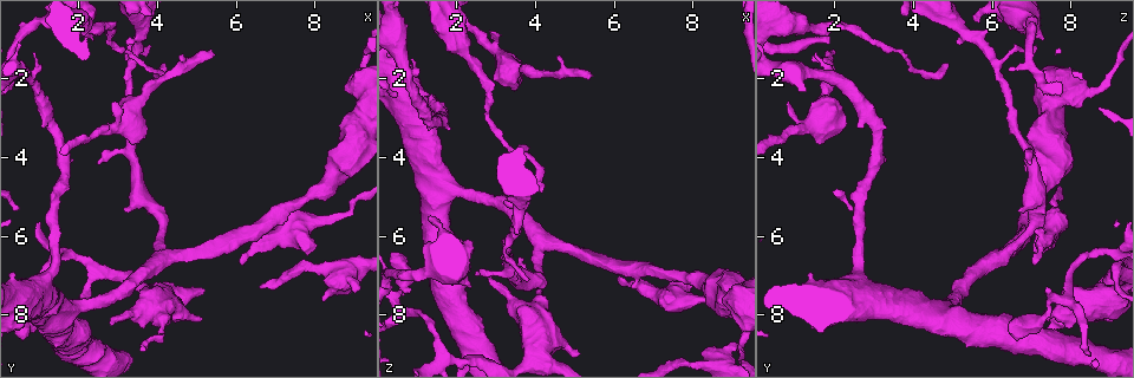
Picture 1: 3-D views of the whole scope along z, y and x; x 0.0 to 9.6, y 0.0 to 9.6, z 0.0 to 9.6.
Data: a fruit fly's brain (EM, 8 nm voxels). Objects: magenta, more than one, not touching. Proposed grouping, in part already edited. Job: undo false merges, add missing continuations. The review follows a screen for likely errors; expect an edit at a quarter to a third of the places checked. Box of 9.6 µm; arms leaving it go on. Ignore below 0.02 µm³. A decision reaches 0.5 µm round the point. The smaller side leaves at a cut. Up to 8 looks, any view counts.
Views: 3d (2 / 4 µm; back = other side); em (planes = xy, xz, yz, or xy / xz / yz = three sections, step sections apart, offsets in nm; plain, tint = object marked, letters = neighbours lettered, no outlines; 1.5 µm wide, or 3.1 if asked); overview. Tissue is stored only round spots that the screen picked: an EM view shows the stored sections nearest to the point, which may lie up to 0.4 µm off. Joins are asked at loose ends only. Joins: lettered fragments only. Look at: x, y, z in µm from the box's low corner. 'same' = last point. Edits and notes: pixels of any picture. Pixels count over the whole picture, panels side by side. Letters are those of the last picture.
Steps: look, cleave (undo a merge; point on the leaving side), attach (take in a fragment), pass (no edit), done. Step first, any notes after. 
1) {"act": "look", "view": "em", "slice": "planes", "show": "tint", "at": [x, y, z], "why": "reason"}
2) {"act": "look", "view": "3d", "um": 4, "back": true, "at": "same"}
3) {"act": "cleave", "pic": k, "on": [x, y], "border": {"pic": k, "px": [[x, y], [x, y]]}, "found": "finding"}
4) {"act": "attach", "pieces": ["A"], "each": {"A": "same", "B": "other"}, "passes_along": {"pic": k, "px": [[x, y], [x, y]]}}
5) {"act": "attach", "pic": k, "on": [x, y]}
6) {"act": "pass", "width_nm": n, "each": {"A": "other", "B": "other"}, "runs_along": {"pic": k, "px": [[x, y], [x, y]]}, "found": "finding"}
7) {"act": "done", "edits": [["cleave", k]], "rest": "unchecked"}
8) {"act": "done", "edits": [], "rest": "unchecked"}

{"act": "look", "view": "3d", "um": 4, "at": [8.25, 5.60, 7.55], "why": "calibre changes"}

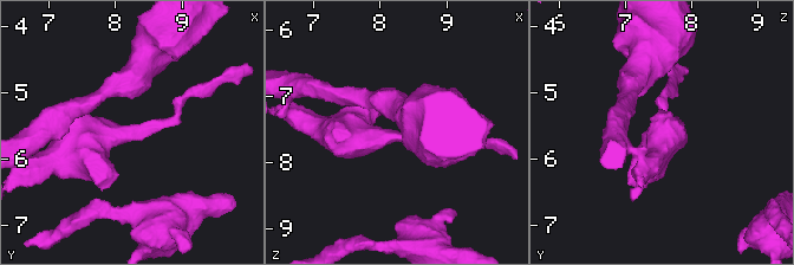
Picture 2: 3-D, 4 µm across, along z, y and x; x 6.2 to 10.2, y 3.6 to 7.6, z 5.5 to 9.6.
{"act": "look", "view": "em", "slice": "planes", "show": "tint", "at": [8.25, 5.60, 7.60]}

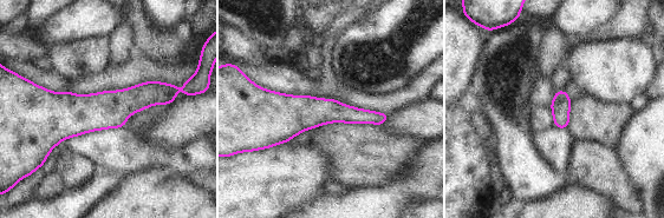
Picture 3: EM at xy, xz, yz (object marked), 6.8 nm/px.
{"act": "look", "view": "em", "slice": "planes", "show": "letters", "at": "same"}

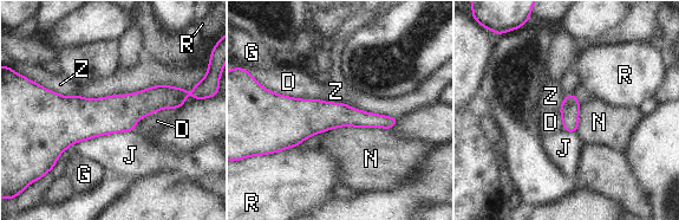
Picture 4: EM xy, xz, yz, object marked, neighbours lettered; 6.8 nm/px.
{"act": "pass", "width_nm": 130, "each": {"D": "other", "G": "other", "J": "other", "N": "other", "R": "other", "Z": "other"}, "runs_along": {"pic": 4, "px": [[182, 96], [125, 110], [43, 108]]}, "found": "continuous, no second neuron"}

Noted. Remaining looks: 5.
{"act": "look", "view": "em", "slice": "xz", "step": 8, "show": "letters", "at": [2.90, 8.30, 7.00]}

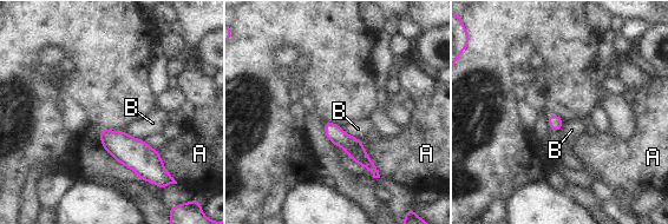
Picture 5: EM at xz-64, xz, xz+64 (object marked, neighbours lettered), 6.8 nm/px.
{"act": "look", "view": "em", "slice": "planes", "show": "letters", "at": "same", "why": "another direction"}

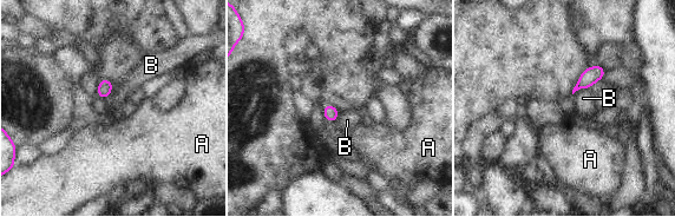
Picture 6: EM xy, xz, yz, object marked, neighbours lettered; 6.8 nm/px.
{"act": "pass", "each": {"A": "other", "B": "other"}, "border": {"pic": 6, "px": [[589, 87], [582, 87], [572, 94]]}, "found": "no lettered fragment goes on from it"}

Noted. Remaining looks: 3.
{"act": "look", "view": "3d", "um": 4, "back": true, "at": [3.85, 2.15, 1.85]}

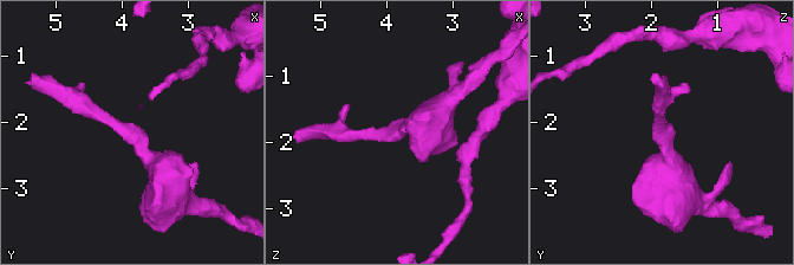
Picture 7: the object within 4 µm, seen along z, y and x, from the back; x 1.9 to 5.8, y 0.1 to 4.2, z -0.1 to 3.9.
{"act": "look", "view": "em", "slice": "yz", "step": 4, "show": "tint", "at": [3.85, 2.20, 1.85], "arm_widths_nm": [200, 550], "why": "need the tissue"}

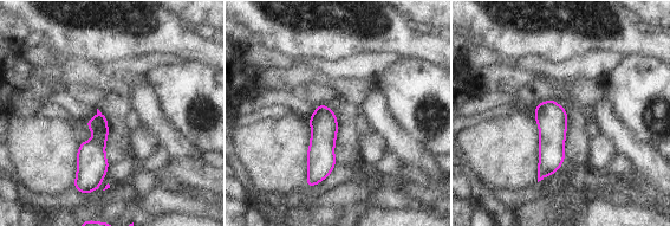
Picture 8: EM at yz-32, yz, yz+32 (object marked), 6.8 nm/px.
{"act": "look", "view": "em", "slice": "planes", "show": "letters", "at": "same"}

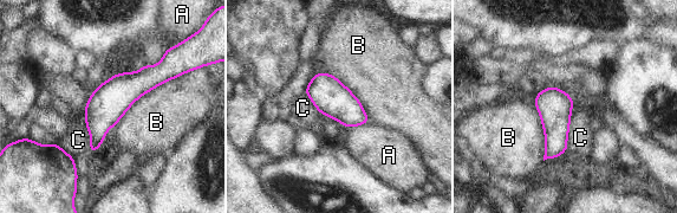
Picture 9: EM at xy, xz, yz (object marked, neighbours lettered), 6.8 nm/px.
{"act": "pass", "each": {"A": "other", "B": "other", "C": "other"}, "border": {"pic": 9, "px": [[188, 71], [143, 94], [115, 127]]}, "found": "continuous, no second neuron"}

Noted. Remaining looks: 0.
{"act": "done", "edits": [], "rest": "unchecked"}

